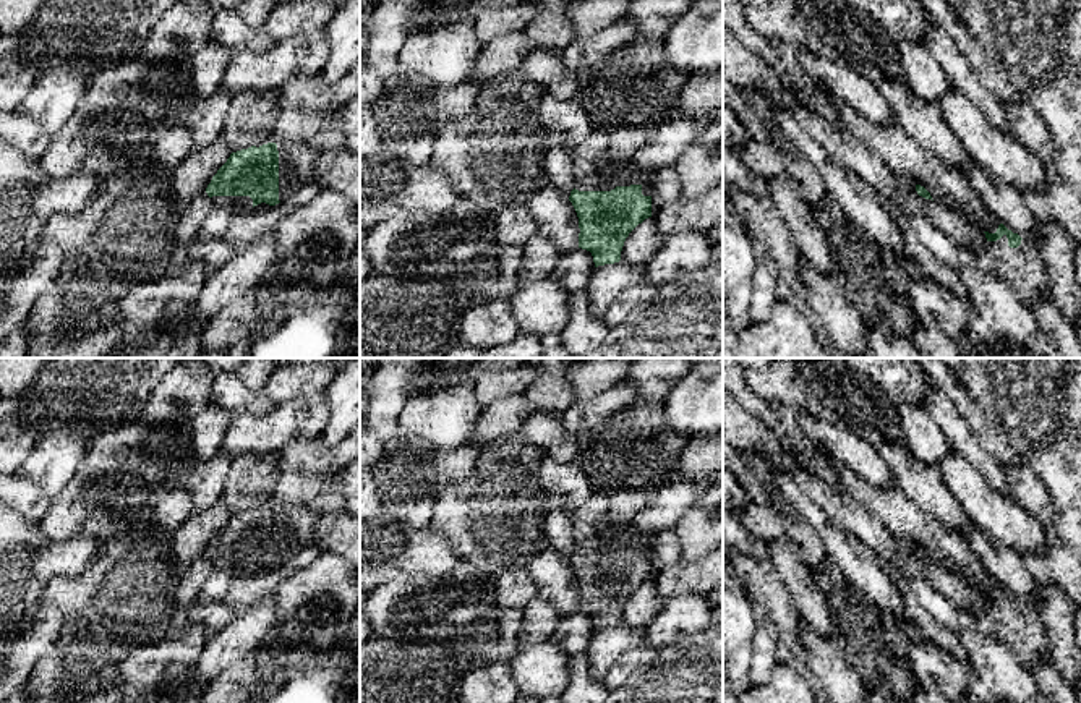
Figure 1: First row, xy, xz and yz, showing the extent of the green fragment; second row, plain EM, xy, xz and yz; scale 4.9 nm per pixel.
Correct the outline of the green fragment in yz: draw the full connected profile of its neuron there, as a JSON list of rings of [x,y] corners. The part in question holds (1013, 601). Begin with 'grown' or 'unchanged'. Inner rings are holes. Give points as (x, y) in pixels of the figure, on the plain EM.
grown; [[[1003,586],[998,588],[995,596],[984,596],[989,604],[984,627],[1005,643],[1023,666],[1032,669],[1037,663],[1050,661],[1045,630],[1034,607]]]

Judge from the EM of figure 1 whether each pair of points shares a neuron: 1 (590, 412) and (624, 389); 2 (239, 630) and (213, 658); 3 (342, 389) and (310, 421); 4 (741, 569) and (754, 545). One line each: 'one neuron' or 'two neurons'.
1: one neuron
2: one neuron
3: two neurons
4: two neurons

